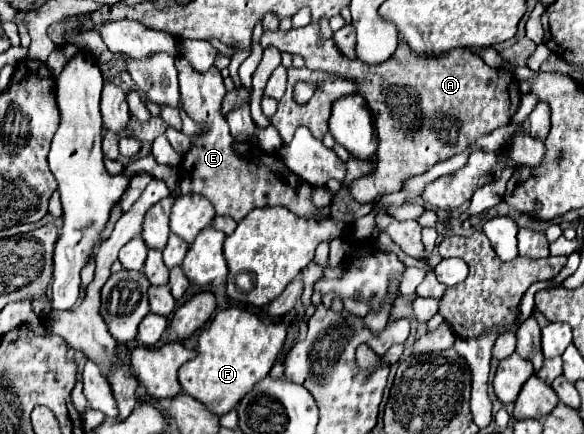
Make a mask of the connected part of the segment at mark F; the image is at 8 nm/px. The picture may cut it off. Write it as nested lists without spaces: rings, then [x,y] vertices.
[[[227,308],[215,314],[211,324],[199,334],[199,346],[197,356],[189,362],[185,362],[179,370],[179,382],[185,394],[199,400],[209,412],[223,416],[229,410],[235,408],[235,404],[253,388],[253,384],[261,378],[265,378],[277,358],[277,354],[283,348],[287,328],[285,324],[263,324],[253,312],[245,312],[239,308]]]

